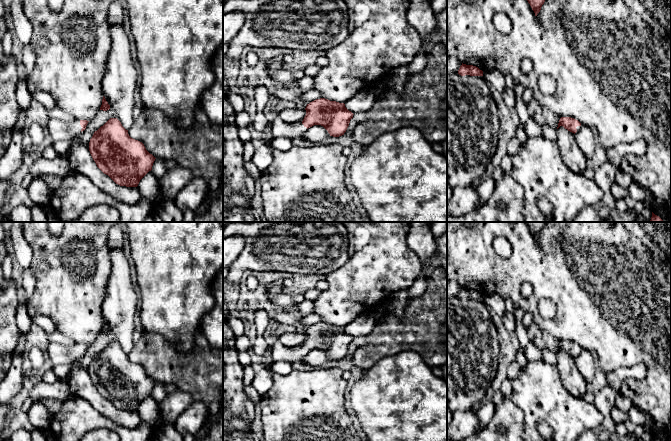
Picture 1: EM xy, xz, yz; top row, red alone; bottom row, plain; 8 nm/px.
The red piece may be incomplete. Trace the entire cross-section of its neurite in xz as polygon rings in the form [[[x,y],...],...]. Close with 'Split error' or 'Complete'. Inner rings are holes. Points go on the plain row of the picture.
[[[325,322],[310,326],[305,334],[306,339],[303,345],[297,347],[287,347],[279,339],[276,339],[270,345],[270,367],[273,363],[279,361],[285,361],[290,364],[299,362],[308,352],[314,349],[323,350],[330,360],[342,360],[354,339],[345,331],[344,327],[330,325]]]. Split error

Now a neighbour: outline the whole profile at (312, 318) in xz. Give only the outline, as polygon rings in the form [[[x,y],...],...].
[[[312,312],[306,316],[304,316],[302,319],[300,319],[299,323],[301,323],[306,329],[310,326],[322,322],[322,319],[319,315]]]

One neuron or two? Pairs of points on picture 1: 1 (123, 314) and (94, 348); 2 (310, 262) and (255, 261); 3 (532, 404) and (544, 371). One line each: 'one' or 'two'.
1: one
2: one
3: one

